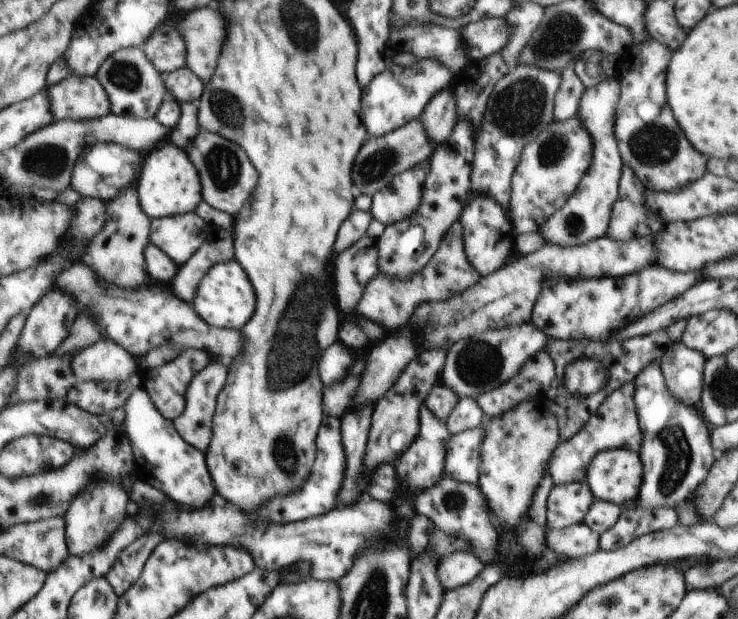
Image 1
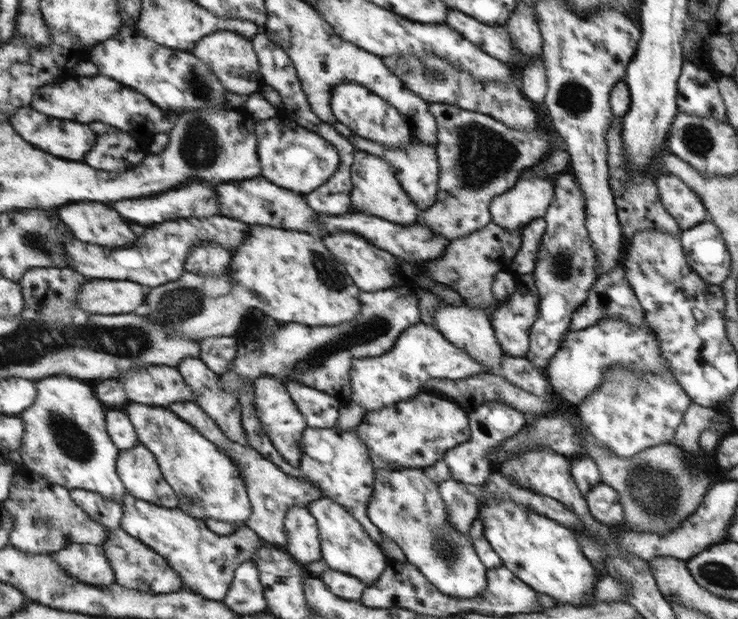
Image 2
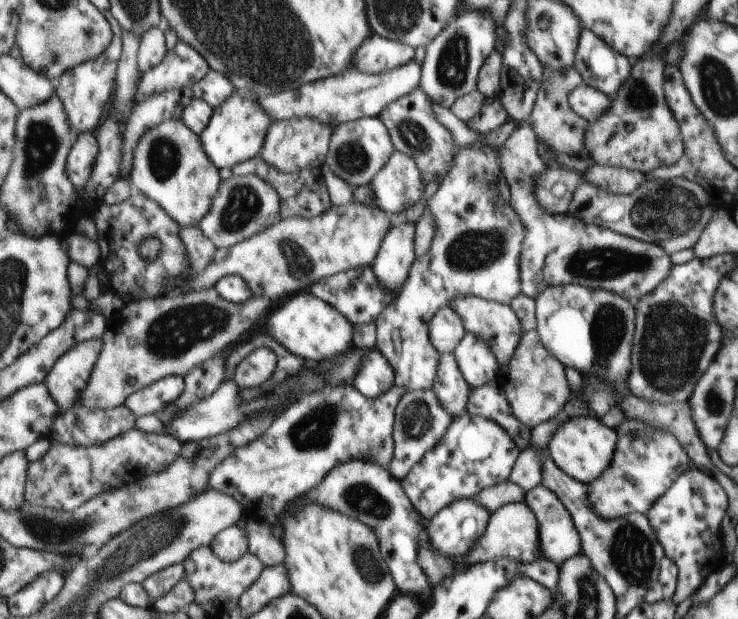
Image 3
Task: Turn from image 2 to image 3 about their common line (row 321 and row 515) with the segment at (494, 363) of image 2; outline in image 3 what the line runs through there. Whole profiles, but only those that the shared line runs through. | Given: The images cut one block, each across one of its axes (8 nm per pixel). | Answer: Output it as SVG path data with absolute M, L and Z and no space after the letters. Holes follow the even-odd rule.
M460 499L451 502L446 508L439 510L434 517L425 521L424 532L430 539L430 546L438 551L439 555L446 556L447 559L465 557L485 533L486 526L489 524L490 514L471 499Z

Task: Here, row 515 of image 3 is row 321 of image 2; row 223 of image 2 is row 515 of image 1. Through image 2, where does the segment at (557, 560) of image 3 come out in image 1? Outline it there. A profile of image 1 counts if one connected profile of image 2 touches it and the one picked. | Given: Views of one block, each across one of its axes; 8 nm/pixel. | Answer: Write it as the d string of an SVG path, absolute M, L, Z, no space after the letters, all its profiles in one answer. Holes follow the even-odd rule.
M583 479L581 482L553 485L546 496L546 527L560 529L581 523L593 499Z

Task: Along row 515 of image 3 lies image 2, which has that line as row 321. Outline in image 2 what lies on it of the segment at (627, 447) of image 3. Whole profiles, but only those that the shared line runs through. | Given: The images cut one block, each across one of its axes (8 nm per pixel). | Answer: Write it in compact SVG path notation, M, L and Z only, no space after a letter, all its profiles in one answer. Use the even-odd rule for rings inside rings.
M607 317L589 328L568 331L562 343L558 343L558 350L551 356L544 373L557 398L577 406L602 387L607 372L617 368L635 376L663 374L670 370L662 357L657 338L646 324L635 328L625 320Z

